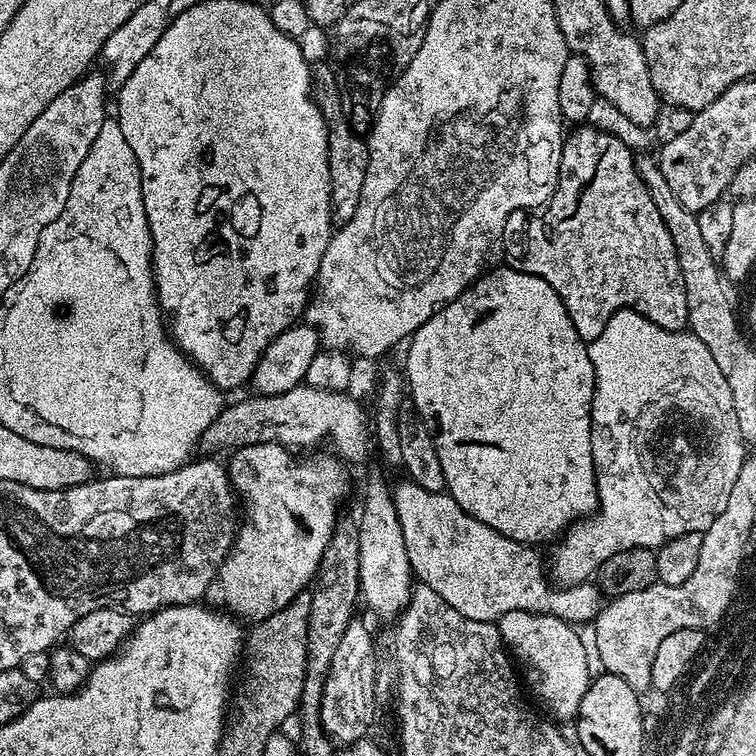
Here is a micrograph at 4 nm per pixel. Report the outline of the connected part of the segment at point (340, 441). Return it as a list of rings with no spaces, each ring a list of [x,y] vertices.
[[[303,383],[294,390],[286,390],[286,394],[252,394],[249,400],[230,404],[221,407],[205,423],[202,448],[205,448],[208,454],[216,454],[219,448],[235,450],[251,444],[283,444],[289,450],[308,450],[311,449],[308,448],[311,444],[328,439],[332,440],[338,448],[336,450],[351,462],[366,459],[368,451],[374,448],[369,413],[367,416],[363,406],[348,392],[318,390]]]

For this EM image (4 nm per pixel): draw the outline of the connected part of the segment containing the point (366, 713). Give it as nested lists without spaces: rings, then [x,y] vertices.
[[[354,618],[350,626],[346,626],[346,634],[342,634],[341,640],[338,641],[338,650],[334,650],[334,658],[326,674],[320,721],[332,740],[343,746],[365,739],[369,735],[368,723],[375,712],[376,644],[372,641],[371,630],[360,618]]]

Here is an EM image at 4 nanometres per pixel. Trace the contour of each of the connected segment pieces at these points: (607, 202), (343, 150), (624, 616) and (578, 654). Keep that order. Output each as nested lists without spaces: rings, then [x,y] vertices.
[[[591,126],[577,128],[580,128],[577,132],[569,131],[564,137],[560,181],[552,199],[536,214],[541,216],[528,224],[528,245],[520,256],[519,267],[554,286],[570,314],[570,322],[574,322],[574,330],[578,330],[578,338],[586,342],[596,340],[606,330],[606,322],[623,308],[632,308],[671,332],[685,331],[688,328],[686,286],[682,282],[674,238],[670,238],[670,230],[666,230],[666,222],[658,214],[658,206],[654,206],[654,198],[650,198],[650,190],[636,169],[633,149],[614,138],[614,134]]]
[[[317,91],[314,96],[316,105],[324,115],[328,131],[328,165],[330,166],[330,202],[332,203],[332,222],[339,226],[354,218],[354,210],[358,210],[358,202],[362,198],[362,182],[366,182],[366,166],[368,165],[368,146],[365,137],[355,132],[342,114],[342,94]]]
[[[702,544],[702,554],[698,558],[698,567],[694,574],[682,582],[682,586],[666,586],[662,583],[646,586],[646,590],[634,590],[634,594],[622,594],[613,596],[601,607],[599,615],[596,616],[594,627],[596,627],[596,638],[594,645],[598,648],[599,657],[602,658],[602,666],[605,672],[622,678],[636,692],[643,693],[652,688],[652,671],[654,670],[654,654],[658,654],[658,646],[674,630],[683,628],[699,628],[708,630],[713,627],[716,617],[720,616],[721,608],[728,603],[728,595],[731,592],[732,576],[722,572],[722,564],[718,566],[718,546],[706,546]]]
[[[510,610],[510,614],[502,614],[498,627],[513,661],[522,673],[527,691],[532,691],[548,707],[549,717],[560,722],[575,721],[590,683],[586,662],[588,644],[576,633],[579,631],[557,616],[526,610]]]

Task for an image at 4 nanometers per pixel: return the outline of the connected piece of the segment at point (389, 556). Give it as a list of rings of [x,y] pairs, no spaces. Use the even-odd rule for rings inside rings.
[[[378,472],[369,474],[364,488],[364,504],[357,519],[359,530],[359,582],[363,603],[380,616],[394,618],[408,605],[414,587],[412,567],[406,554],[402,526],[397,510],[383,476]]]

